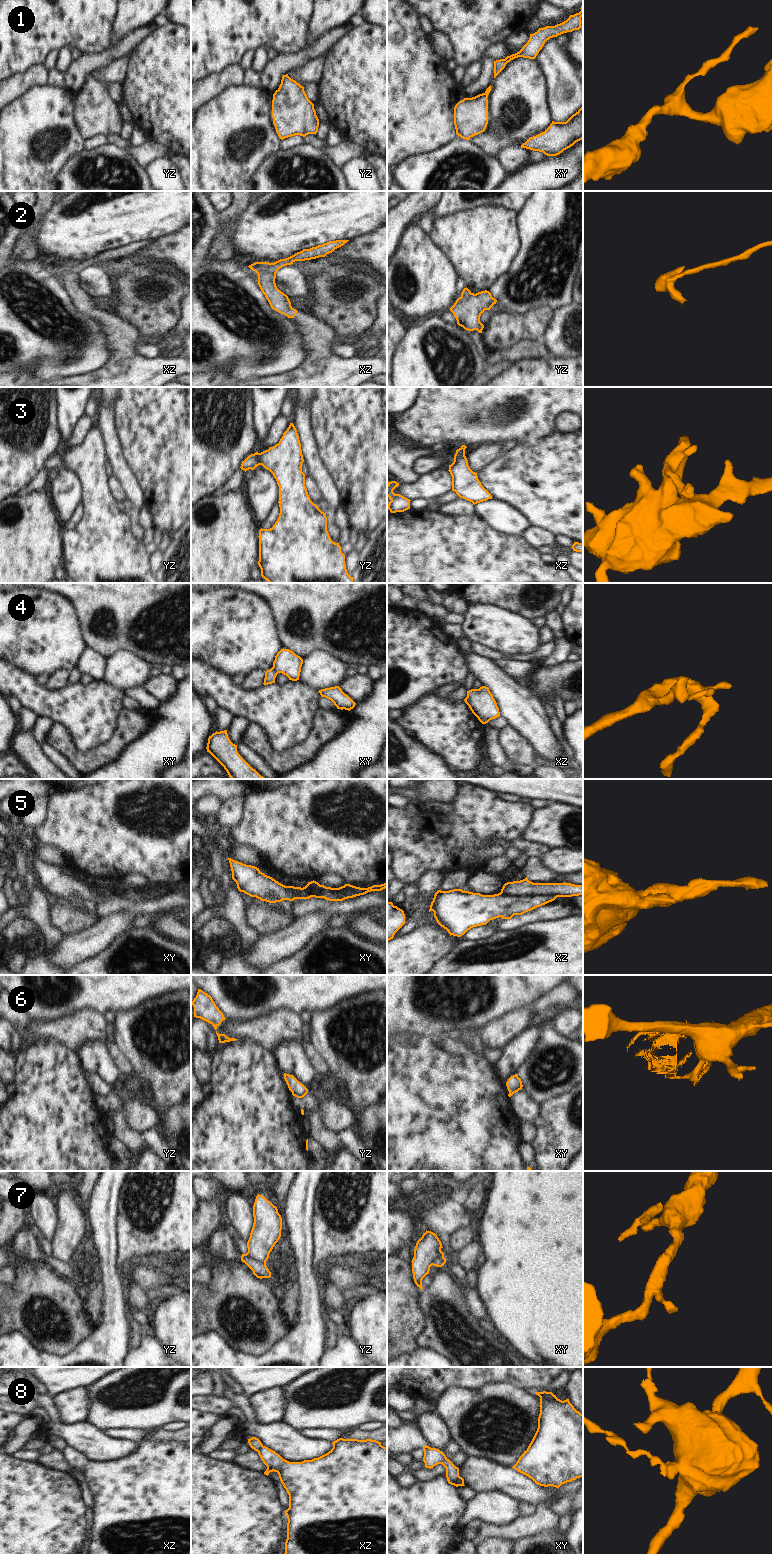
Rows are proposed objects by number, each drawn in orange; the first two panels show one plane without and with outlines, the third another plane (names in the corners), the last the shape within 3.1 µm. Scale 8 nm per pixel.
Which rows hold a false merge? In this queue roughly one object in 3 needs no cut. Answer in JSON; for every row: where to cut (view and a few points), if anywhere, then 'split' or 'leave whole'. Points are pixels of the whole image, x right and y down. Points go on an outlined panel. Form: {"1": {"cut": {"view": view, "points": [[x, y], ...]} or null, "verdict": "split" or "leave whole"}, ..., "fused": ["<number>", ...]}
{"1": {"cut": null, "verdict": "leave whole"}, "2": {"cut": {"view": "xz", "points": [[268, 263], [265, 270], [275, 274]]}, "verdict": "split"}, "3": {"cut": null, "verdict": "leave whole"}, "4": {"cut": {"view": "xy", "points": [[271, 668], [277, 673]]}, "verdict": "split"}, "5": {"cut": {"view": "xz", "points": [[500, 892], [506, 895], [517, 896], [557, 896]]}, "verdict": "split"}, "6": {"cut": {"view": "yz", "points": [[292, 1093], [295, 1095]]}, "verdict": "split"}, "7": {"cut": {"view": "yz", "points": [[245, 1254], [265, 1262]]}, "verdict": "split"}, "8": {"cut": {"view": "xy", "points": [[458, 1475], [455, 1485]]}, "verdict": "split"}, "fused": ["2", "4", "5", "6", "7", "8"]}

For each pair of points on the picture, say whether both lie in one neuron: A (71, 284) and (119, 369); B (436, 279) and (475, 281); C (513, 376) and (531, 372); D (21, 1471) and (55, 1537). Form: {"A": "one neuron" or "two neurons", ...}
{"A": "one neuron", "B": "two neurons", "C": "one neuron", "D": "one neuron"}

